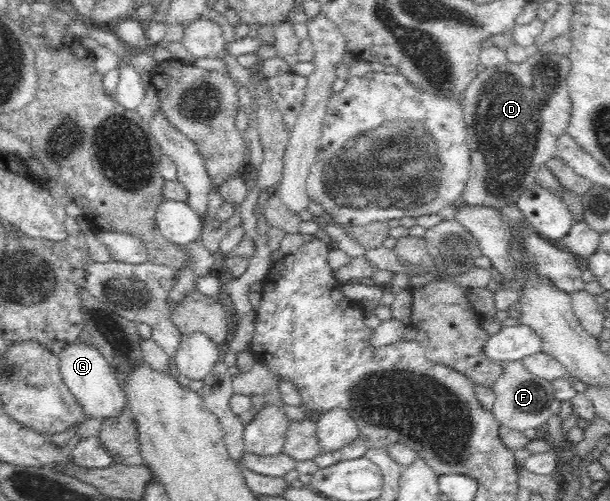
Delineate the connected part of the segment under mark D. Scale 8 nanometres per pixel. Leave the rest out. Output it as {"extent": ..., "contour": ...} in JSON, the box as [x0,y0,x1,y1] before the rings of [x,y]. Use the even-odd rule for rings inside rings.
{"extent":[451,50,572,209],"contour":[[[532,50],[522,64],[507,62],[496,69],[481,70],[474,82],[464,90],[461,106],[463,120],[468,132],[468,148],[471,152],[469,177],[466,190],[451,205],[452,208],[486,206],[502,209],[504,205],[518,202],[522,192],[530,190],[540,168],[556,156],[557,139],[565,134],[571,116],[572,102],[569,98],[567,79],[571,63],[567,56],[538,54]]]}

